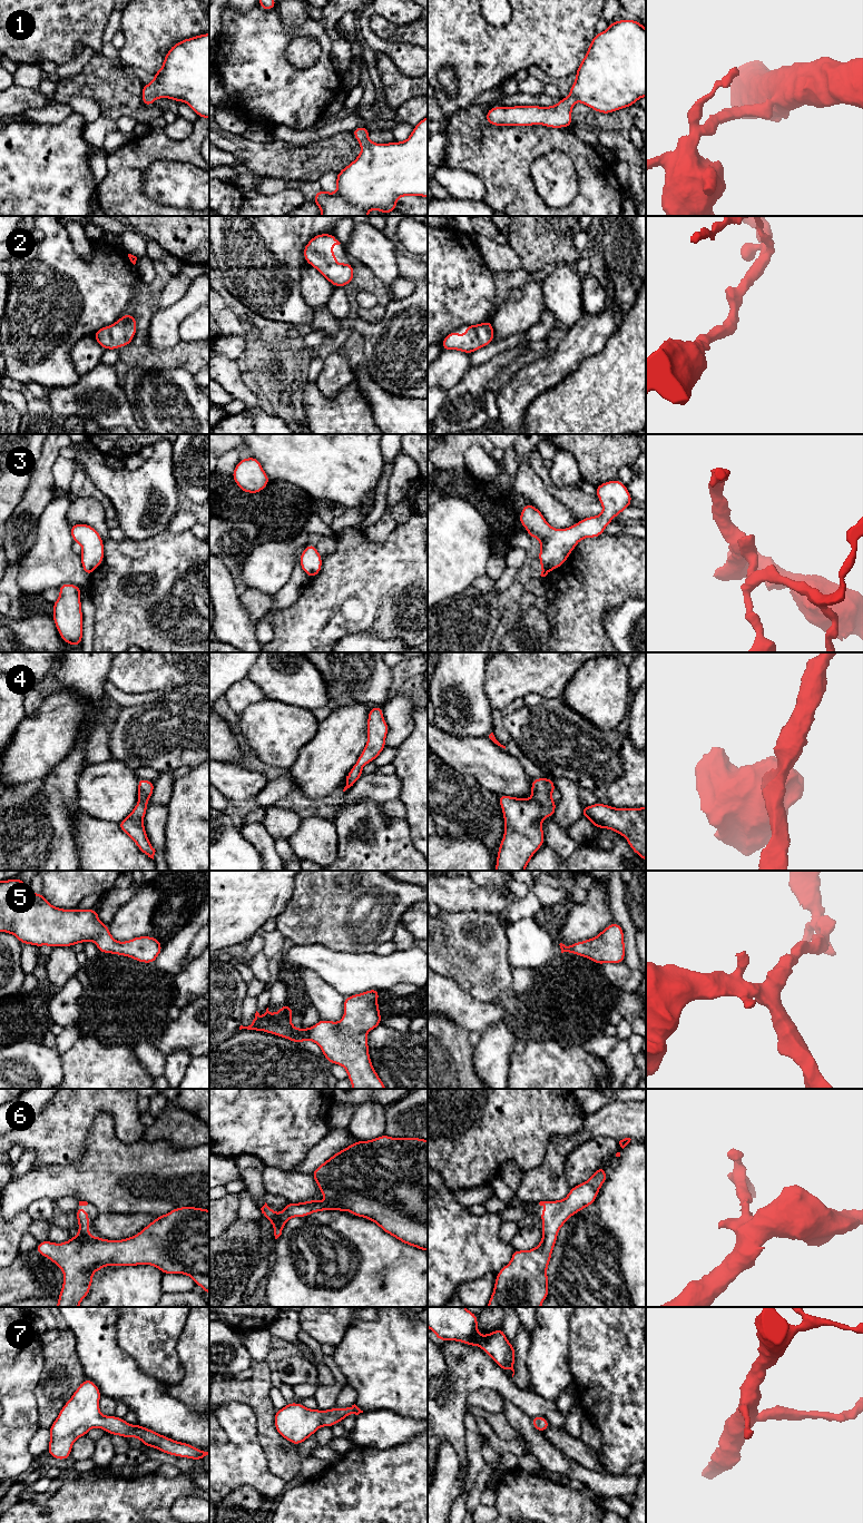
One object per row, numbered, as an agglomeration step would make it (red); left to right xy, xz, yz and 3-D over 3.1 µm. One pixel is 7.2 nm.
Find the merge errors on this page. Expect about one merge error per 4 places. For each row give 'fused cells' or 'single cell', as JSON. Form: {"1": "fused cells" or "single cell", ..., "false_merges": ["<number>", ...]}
{"1": "single cell", "2": "single cell", "3": "single cell", "4": "single cell", "5": "single cell", "6": "single cell", "7": "single cell", "false_merges": []}

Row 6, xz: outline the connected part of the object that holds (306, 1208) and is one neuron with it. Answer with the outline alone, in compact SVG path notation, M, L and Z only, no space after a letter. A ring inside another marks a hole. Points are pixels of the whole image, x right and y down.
M383 1134L373 1140L355 1141L318 1166L312 1177L327 1199L326 1202L287 1202L280 1214L266 1202L261 1208L263 1217L274 1227L275 1239L282 1235L283 1227L293 1217L302 1218L312 1212L339 1210L366 1218L398 1240L428 1251L428 1140Z

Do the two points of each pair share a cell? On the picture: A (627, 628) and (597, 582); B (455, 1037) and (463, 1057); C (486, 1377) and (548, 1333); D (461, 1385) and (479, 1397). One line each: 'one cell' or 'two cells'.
A: two cells
B: one cell
C: two cells
D: two cells

